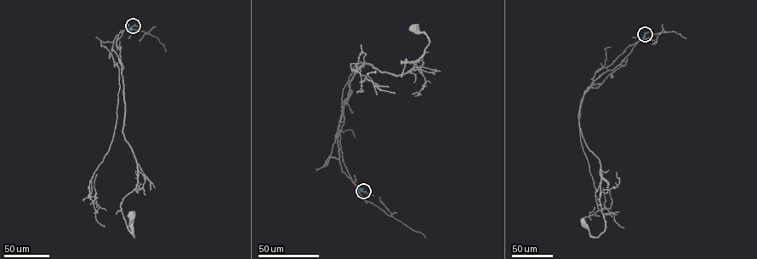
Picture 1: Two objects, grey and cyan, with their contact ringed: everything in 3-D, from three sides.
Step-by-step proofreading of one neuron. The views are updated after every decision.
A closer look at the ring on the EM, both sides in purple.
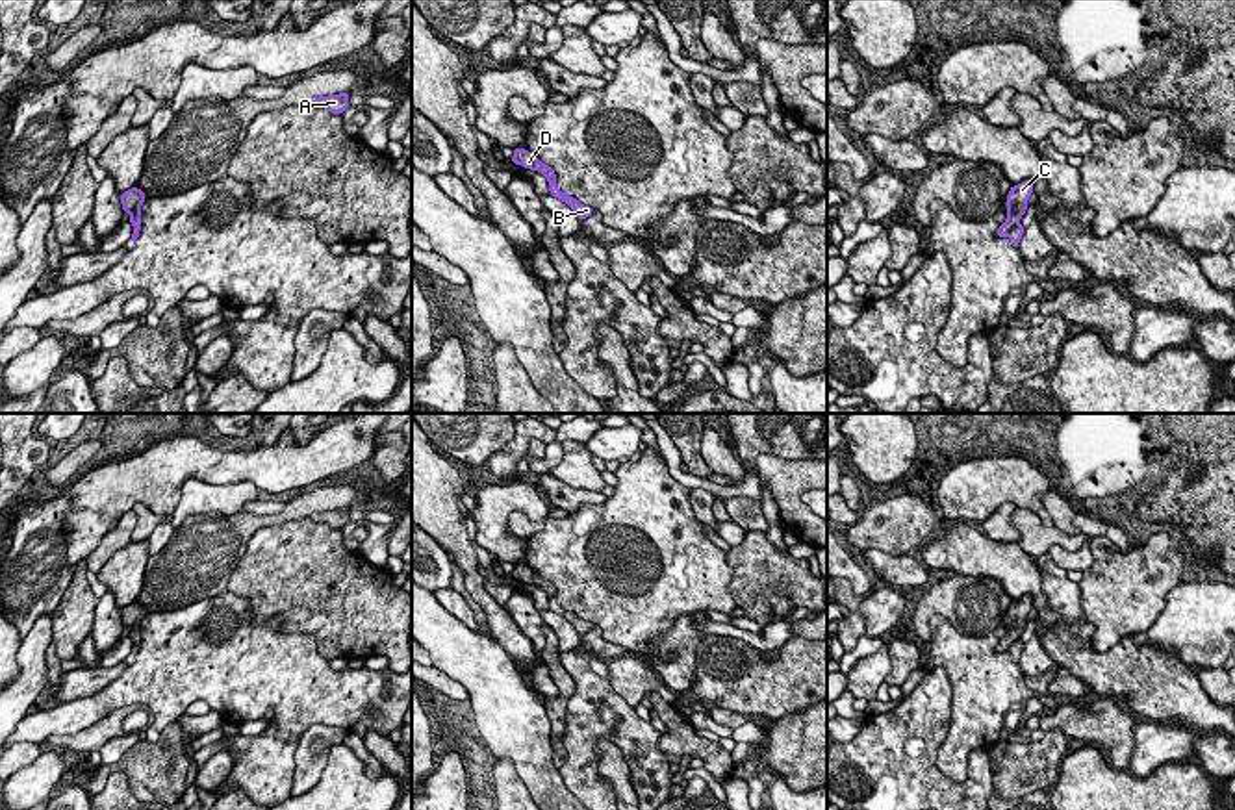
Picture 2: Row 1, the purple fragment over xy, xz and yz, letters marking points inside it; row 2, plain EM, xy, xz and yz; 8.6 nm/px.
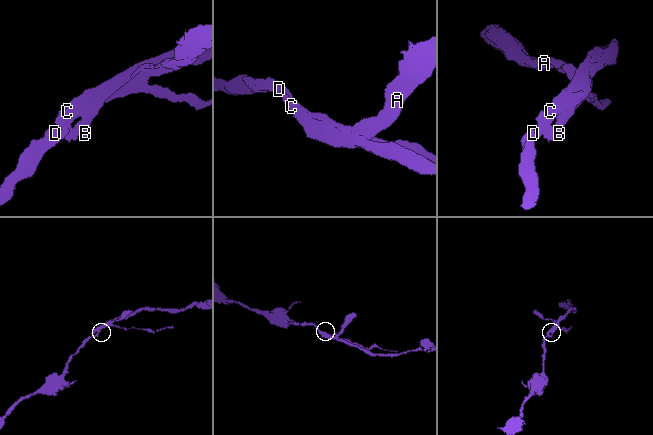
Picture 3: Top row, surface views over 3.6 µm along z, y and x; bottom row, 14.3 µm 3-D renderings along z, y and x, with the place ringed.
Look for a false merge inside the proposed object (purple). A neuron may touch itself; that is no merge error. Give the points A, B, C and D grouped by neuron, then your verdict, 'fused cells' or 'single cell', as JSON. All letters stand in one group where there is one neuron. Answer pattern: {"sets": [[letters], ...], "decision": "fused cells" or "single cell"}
{"sets": [["A", "B"], ["C", "D"]], "decision": "fused cells"}

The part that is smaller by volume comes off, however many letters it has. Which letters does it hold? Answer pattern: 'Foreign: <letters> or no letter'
Foreign: A, B

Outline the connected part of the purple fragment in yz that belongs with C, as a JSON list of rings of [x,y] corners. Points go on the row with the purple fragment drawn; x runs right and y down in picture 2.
[[[1024,180],[1018,185],[1012,185],[1009,195],[1007,195],[1007,219],[1005,222],[998,228],[996,237],[1005,237],[1011,234],[1011,230],[1020,222],[1022,215],[1027,209],[1027,200],[1033,193],[1033,184],[1031,180]]]

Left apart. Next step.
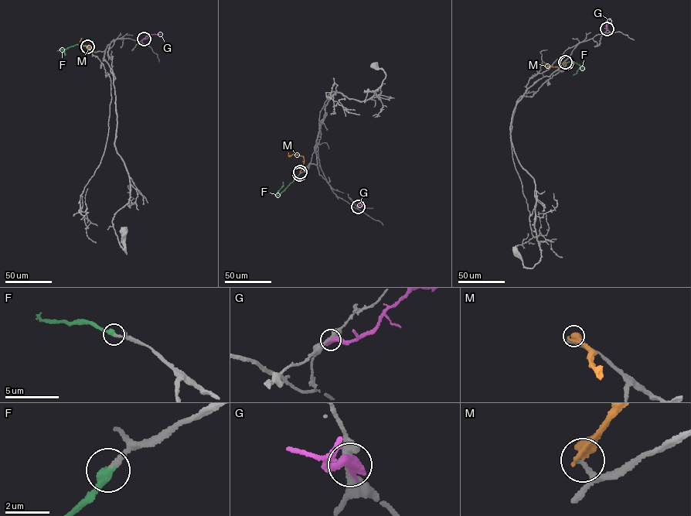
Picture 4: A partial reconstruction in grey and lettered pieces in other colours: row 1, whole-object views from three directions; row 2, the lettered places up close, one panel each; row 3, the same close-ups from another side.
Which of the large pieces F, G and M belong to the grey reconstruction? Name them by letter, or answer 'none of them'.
F

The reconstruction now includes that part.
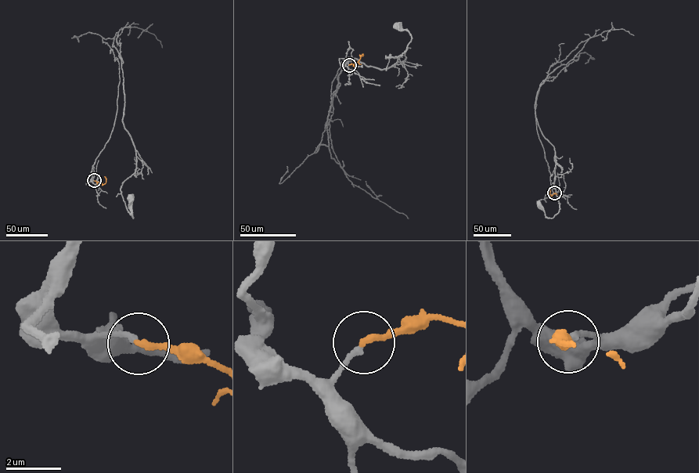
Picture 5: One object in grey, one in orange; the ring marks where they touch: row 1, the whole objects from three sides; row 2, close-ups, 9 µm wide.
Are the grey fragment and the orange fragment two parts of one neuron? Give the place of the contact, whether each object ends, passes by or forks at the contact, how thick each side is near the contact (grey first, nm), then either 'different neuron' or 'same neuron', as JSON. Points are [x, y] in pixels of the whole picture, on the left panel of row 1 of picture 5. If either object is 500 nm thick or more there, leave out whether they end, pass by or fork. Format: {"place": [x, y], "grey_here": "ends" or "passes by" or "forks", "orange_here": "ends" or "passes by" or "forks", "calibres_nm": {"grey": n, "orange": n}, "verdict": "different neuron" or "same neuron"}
{"place": [94, 180], "grey_here": "ends", "orange_here": "ends", "calibres_nm": {"grey": 200, "orange": 240}, "verdict": "same neuron"}

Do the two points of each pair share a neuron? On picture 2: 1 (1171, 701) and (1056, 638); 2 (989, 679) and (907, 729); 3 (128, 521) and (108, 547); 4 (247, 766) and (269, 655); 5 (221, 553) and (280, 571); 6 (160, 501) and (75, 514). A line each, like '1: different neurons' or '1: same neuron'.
1: same neuron
2: different neurons
3: same neuron
4: same neuron
5: different neurons
6: same neuron

